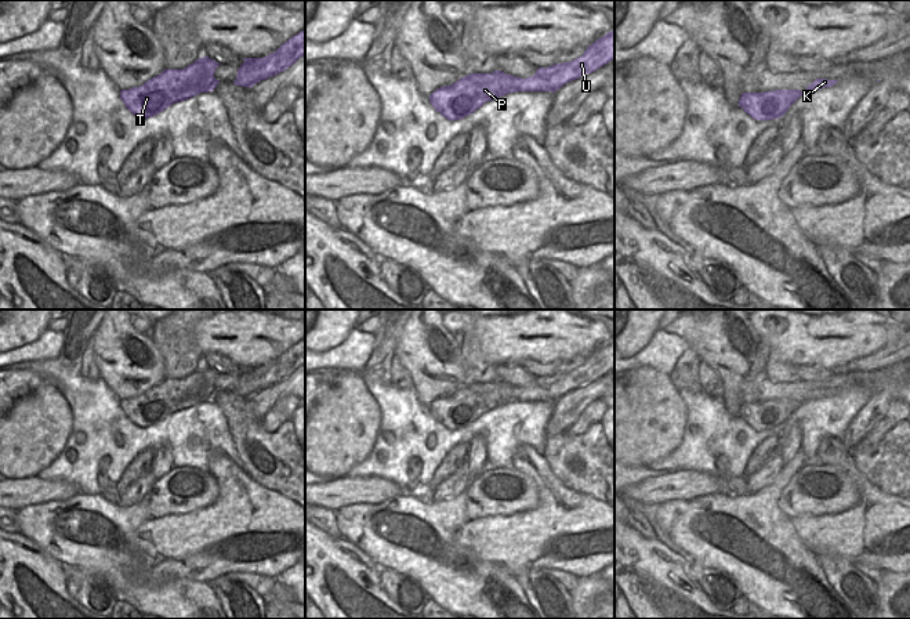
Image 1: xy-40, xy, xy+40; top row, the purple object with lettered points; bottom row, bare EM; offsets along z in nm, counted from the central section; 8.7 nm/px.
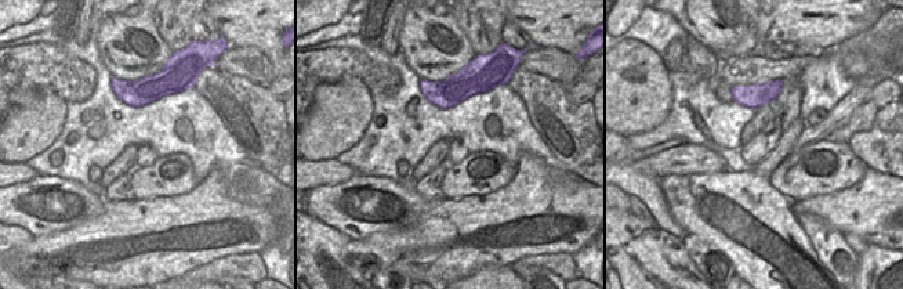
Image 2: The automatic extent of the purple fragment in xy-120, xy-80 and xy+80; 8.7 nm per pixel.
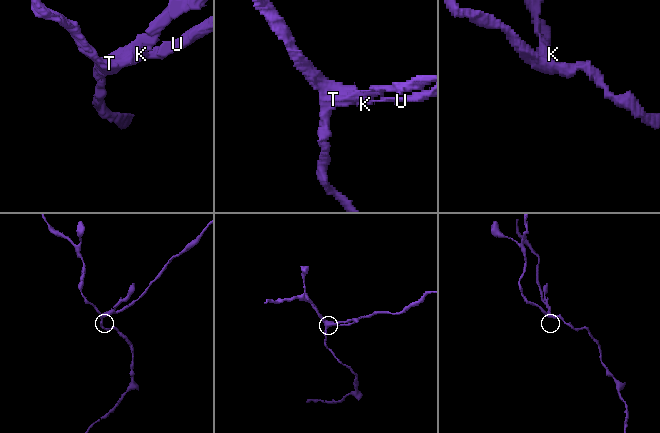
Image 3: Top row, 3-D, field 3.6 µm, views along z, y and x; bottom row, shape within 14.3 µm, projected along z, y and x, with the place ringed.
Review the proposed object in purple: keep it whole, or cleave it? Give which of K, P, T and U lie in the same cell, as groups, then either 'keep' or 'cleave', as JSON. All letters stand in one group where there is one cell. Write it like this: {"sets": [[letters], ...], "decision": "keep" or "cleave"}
{"sets": [["K", "P", "T"], ["U"]], "decision": "cleave"}

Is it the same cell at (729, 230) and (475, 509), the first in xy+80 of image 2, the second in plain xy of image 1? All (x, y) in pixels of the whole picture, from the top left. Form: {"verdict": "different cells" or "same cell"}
{"verdict": "different cells"}

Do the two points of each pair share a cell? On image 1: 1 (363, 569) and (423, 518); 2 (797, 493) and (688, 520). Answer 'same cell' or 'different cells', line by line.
1: different cells
2: different cells

